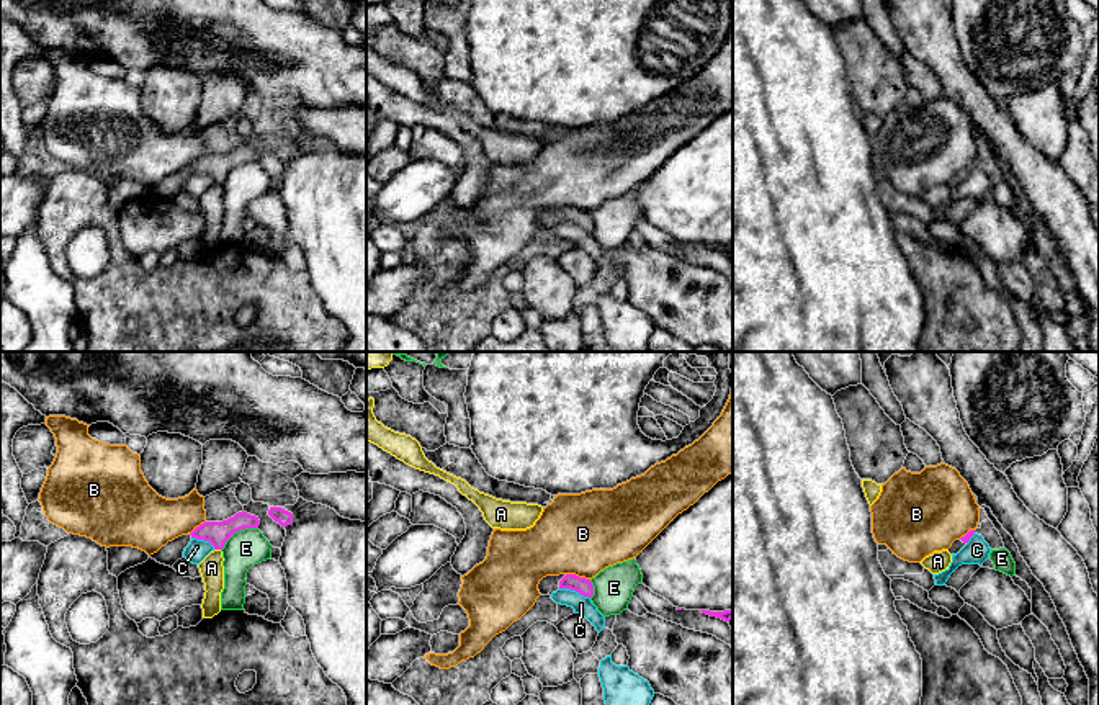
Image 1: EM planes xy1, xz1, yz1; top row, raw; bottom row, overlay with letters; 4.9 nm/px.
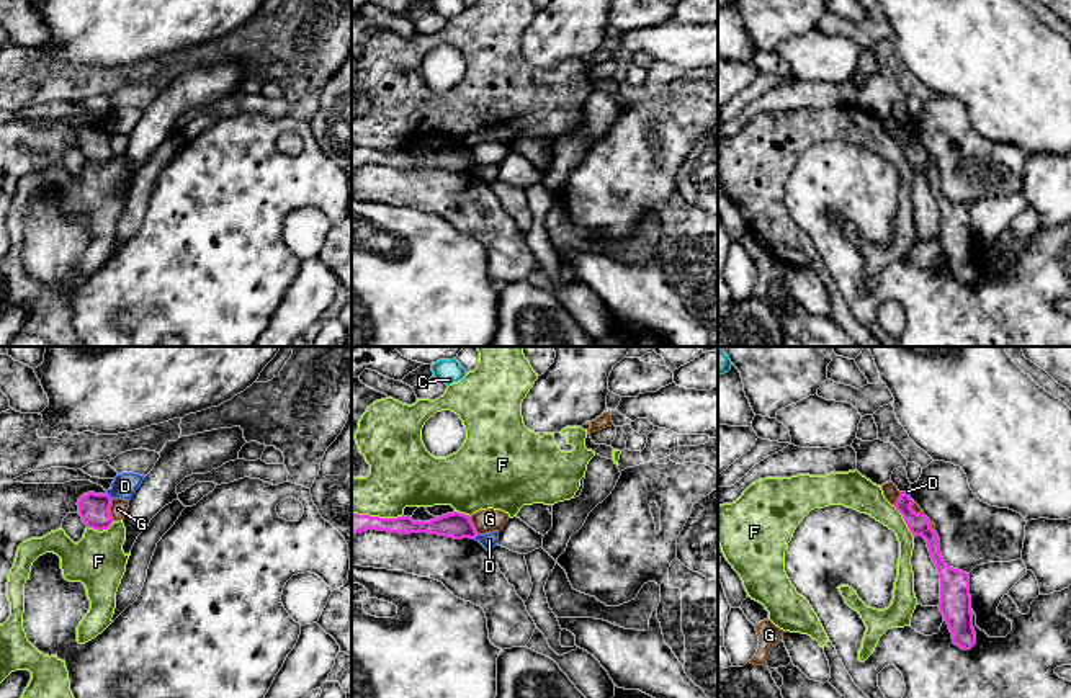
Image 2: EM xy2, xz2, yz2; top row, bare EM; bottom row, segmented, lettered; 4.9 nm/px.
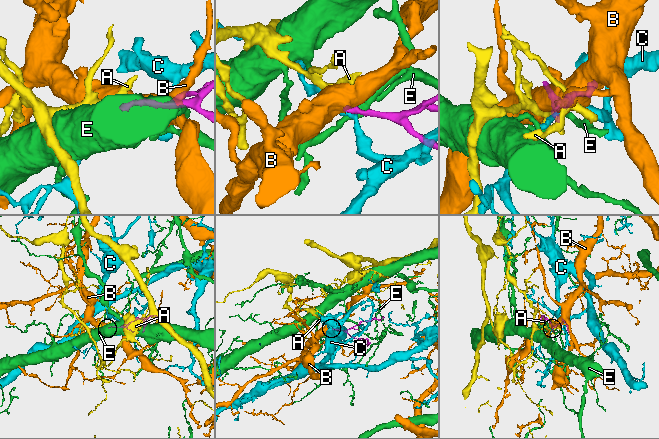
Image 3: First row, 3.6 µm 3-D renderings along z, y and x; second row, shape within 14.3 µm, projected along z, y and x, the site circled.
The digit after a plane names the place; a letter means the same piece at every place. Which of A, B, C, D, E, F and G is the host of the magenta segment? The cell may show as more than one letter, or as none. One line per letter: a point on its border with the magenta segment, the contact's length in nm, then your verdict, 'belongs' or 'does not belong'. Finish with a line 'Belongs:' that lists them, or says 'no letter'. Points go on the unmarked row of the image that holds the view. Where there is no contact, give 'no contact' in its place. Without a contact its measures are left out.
A: contact xy1 (218, 182); length 30 nm; does not belong
B: contact xz1 (578, 210); length 120 nm; does not belong
C: contact xz1 (574, 223); length 160 nm; does not belong
D: contact xy2 (107, 128); length 50 nm; does not belong
E: contact xy1 (237, 164); length 220 nm; does not belong
F: contact yz2 (905, 154); length 190 nm; does not belong
G: contact xy2 (108, 144); length 110 nm; does not belong
Belongs: no letter

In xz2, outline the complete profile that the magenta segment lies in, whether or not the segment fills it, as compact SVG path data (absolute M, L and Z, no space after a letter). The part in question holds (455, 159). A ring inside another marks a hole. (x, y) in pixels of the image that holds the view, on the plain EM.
M453 145L433 152L430 155L414 155L410 150L397 152L379 152L370 149L352 149L352 168L363 167L368 163L388 165L388 167L428 167L438 170L448 170L453 173L469 172L474 173L477 165L469 149Z

